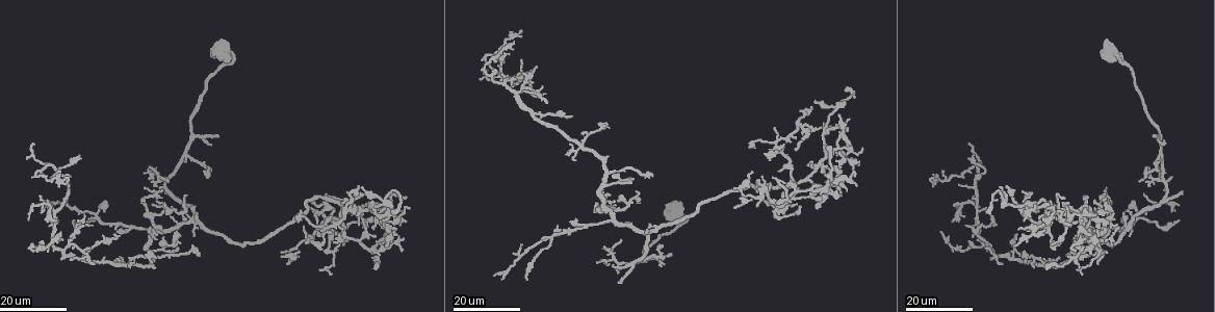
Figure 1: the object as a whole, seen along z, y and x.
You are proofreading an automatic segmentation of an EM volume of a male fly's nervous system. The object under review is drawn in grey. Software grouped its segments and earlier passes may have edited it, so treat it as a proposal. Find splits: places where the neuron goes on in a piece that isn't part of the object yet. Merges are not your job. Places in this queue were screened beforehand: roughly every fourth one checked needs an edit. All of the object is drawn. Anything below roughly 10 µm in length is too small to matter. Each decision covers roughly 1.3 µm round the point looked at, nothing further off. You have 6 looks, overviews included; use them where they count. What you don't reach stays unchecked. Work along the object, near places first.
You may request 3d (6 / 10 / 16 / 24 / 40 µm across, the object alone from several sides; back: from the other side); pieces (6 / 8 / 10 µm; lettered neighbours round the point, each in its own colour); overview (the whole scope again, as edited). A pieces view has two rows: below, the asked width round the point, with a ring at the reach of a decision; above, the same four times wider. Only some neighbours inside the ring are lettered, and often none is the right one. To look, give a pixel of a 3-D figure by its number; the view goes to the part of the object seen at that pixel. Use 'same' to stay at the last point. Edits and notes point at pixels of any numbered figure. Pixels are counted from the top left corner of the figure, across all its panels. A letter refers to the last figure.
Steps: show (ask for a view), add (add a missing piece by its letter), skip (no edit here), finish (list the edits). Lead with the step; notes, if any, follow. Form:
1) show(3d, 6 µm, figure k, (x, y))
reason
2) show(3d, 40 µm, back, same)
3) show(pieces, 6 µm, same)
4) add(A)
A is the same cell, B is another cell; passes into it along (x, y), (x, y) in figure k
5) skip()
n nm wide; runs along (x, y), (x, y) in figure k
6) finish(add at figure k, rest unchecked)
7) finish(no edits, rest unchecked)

show(3d, 16 µm, figure 1, (1006, 184))
an open end

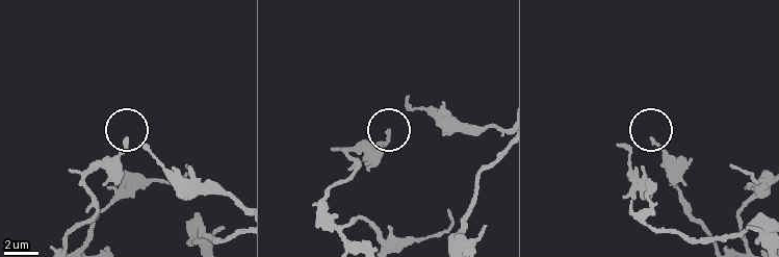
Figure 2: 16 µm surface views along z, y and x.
show(pieces, 10 µm, figure 2, (387, 132))

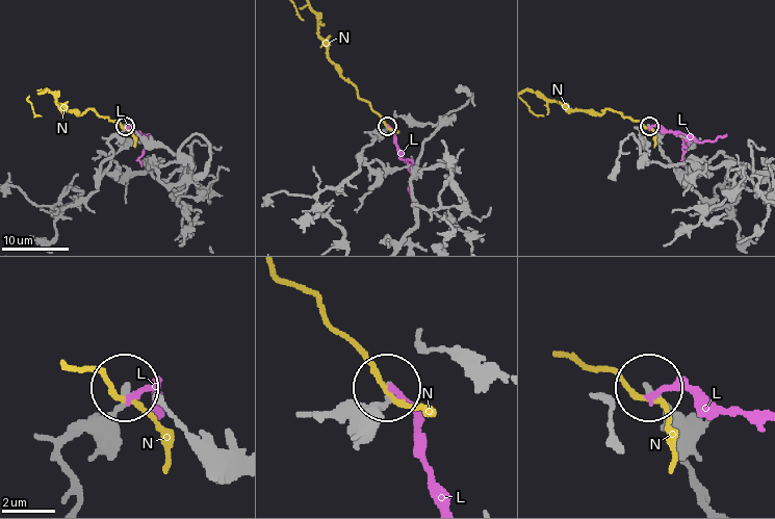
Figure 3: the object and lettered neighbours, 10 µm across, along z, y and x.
skip()
210 nm wide; L and N are other cells; runs along (332, 188), (356, 172), (375, 139), (370, 133), (386, 127) in figure 3; no lettered piece goes on from it

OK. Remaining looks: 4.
show(3d, 24 µm, figure 1, (1014, 247))
tapers out

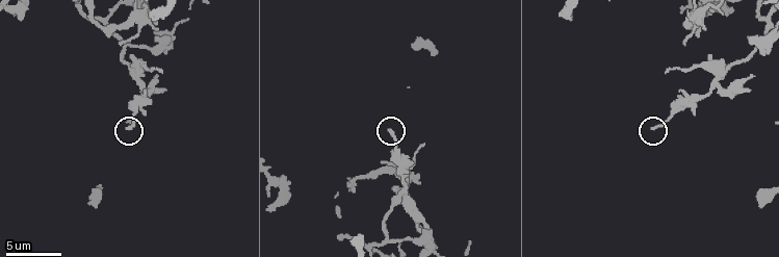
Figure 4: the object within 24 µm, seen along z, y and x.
show(3d, 10 µm, figure 4, (129, 129))
zoom in

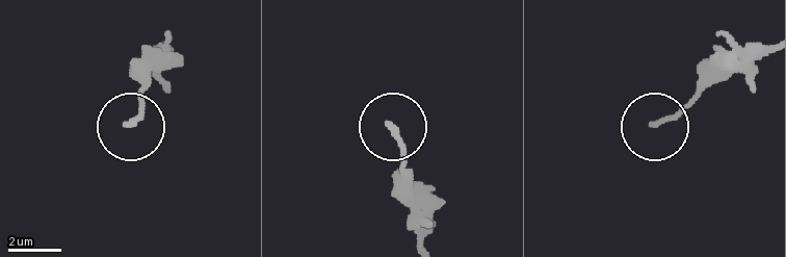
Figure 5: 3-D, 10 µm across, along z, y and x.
show(pieces, 6 µm, figure 5, (652, 122))
what lies round it

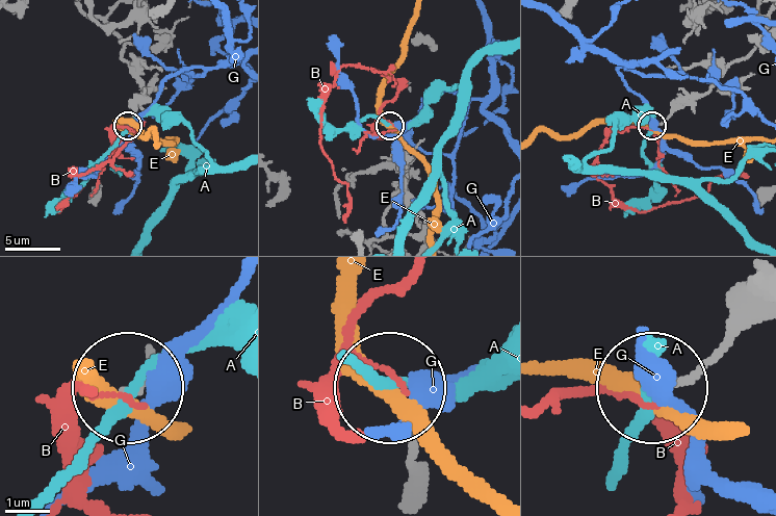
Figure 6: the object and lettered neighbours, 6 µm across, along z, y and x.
skip()
180 nm wide; A, B, E and G are other cells; runs along (421, 459), (388, 395) in figure 6; no lettered piece goes on from it

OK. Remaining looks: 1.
finish(no edits, rest unchecked)

